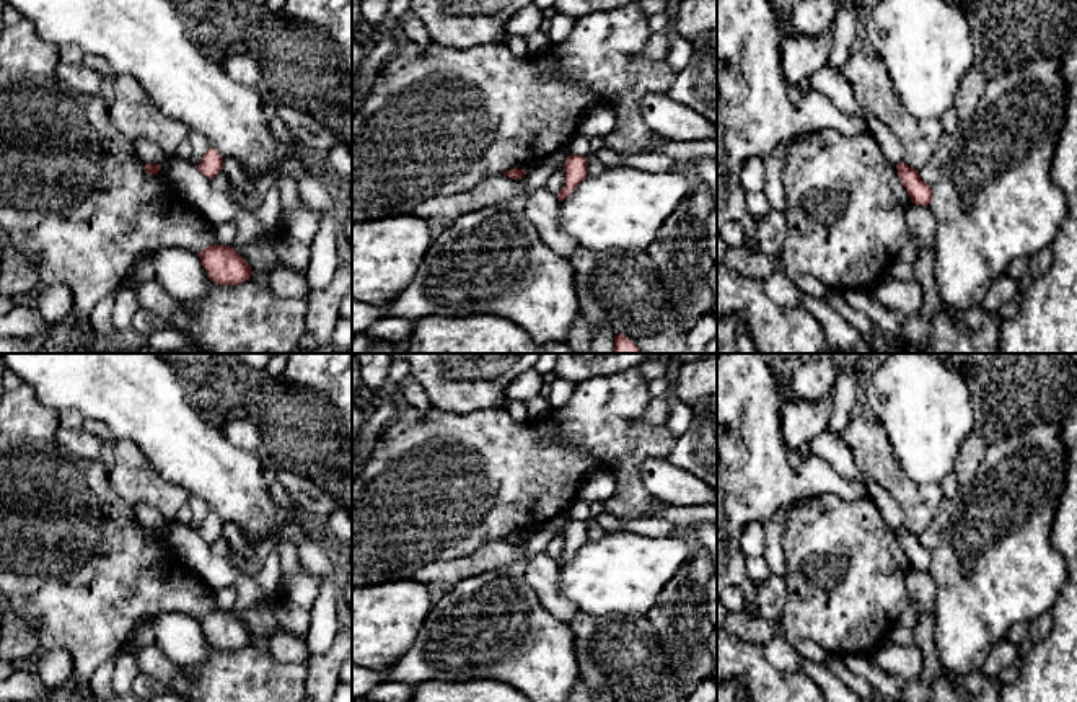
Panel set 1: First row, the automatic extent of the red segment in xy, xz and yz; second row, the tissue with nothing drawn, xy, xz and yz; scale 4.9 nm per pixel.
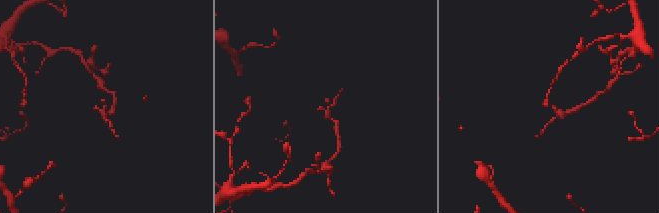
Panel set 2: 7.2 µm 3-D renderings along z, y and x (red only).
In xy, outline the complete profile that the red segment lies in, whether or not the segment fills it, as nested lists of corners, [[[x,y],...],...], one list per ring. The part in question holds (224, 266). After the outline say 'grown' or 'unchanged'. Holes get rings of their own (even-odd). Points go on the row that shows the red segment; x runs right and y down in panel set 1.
[[[213,244],[197,256],[209,279],[220,285],[238,285],[249,280],[253,274],[248,262],[231,246]]]; unchanged

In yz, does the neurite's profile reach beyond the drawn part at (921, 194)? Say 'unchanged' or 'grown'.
unchanged

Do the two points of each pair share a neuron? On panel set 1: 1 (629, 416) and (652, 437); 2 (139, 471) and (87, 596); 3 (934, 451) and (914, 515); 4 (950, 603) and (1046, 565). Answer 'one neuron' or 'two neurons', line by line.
1: one neuron
2: two neurons
3: two neurons
4: one neuron

